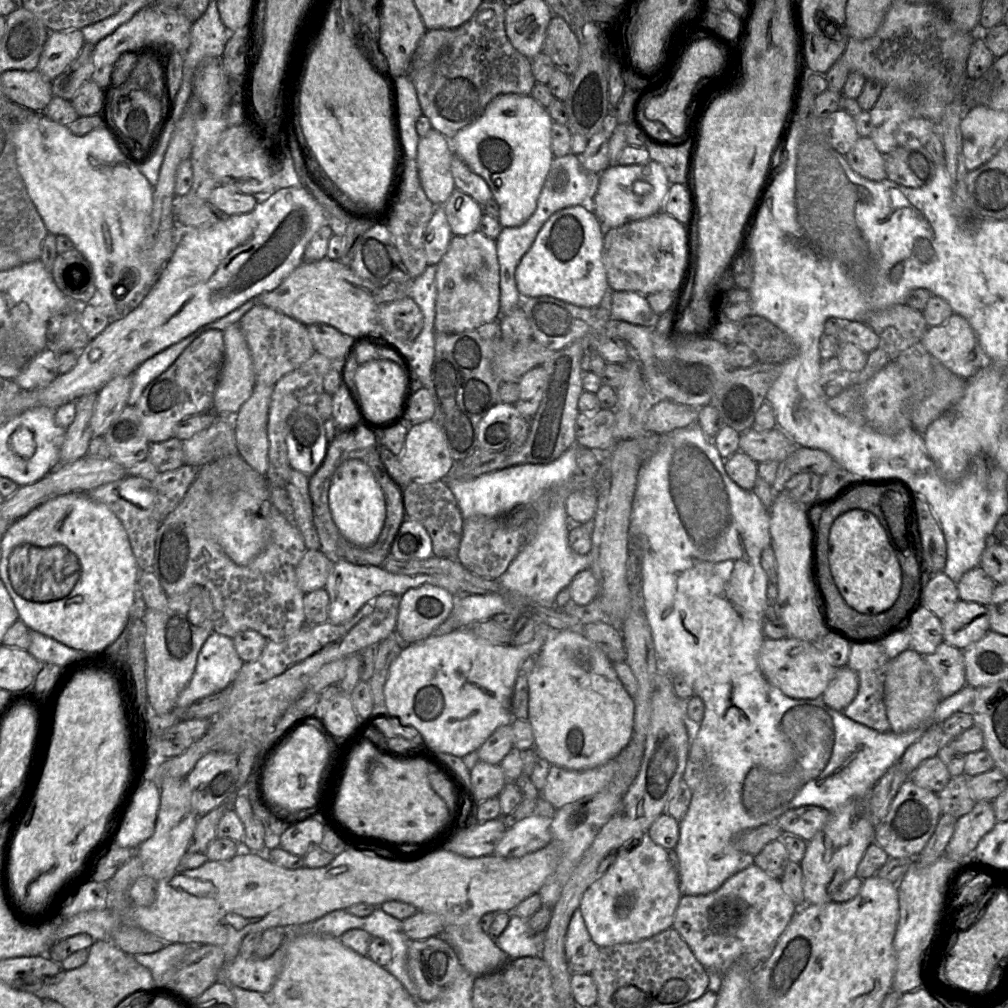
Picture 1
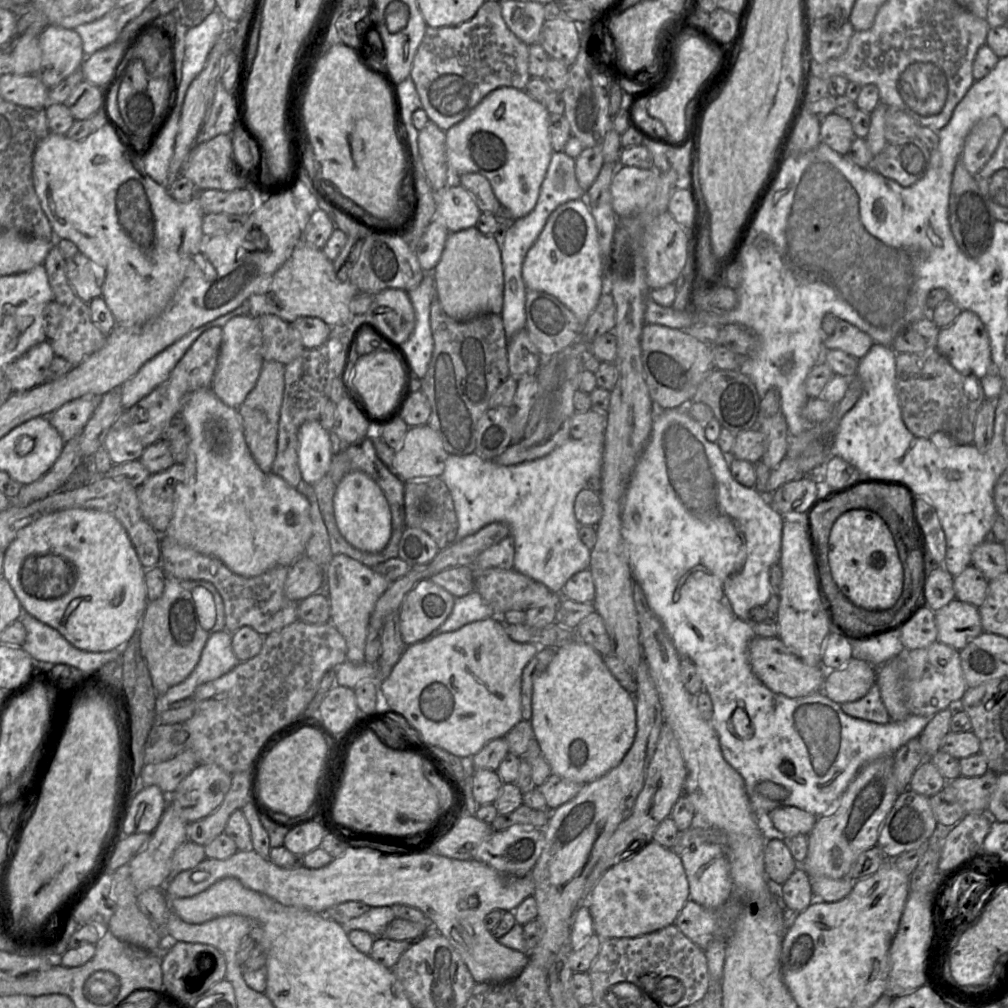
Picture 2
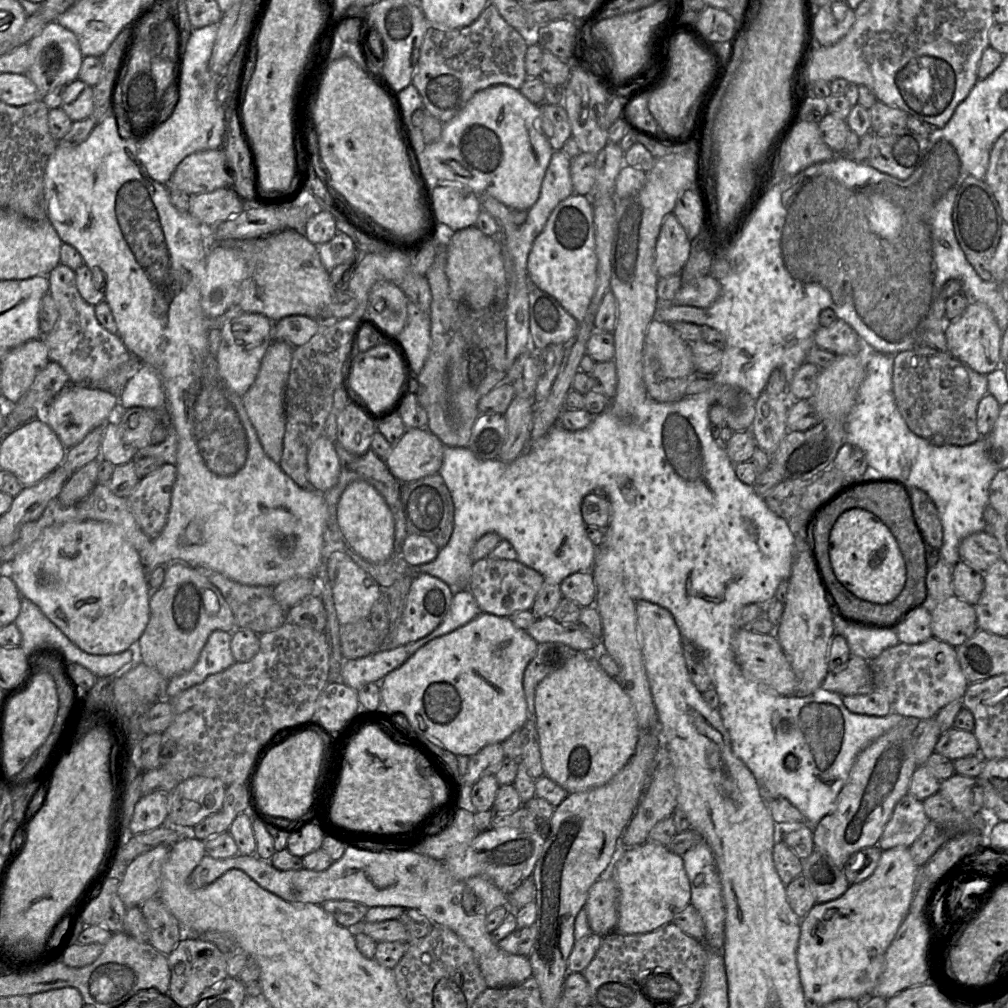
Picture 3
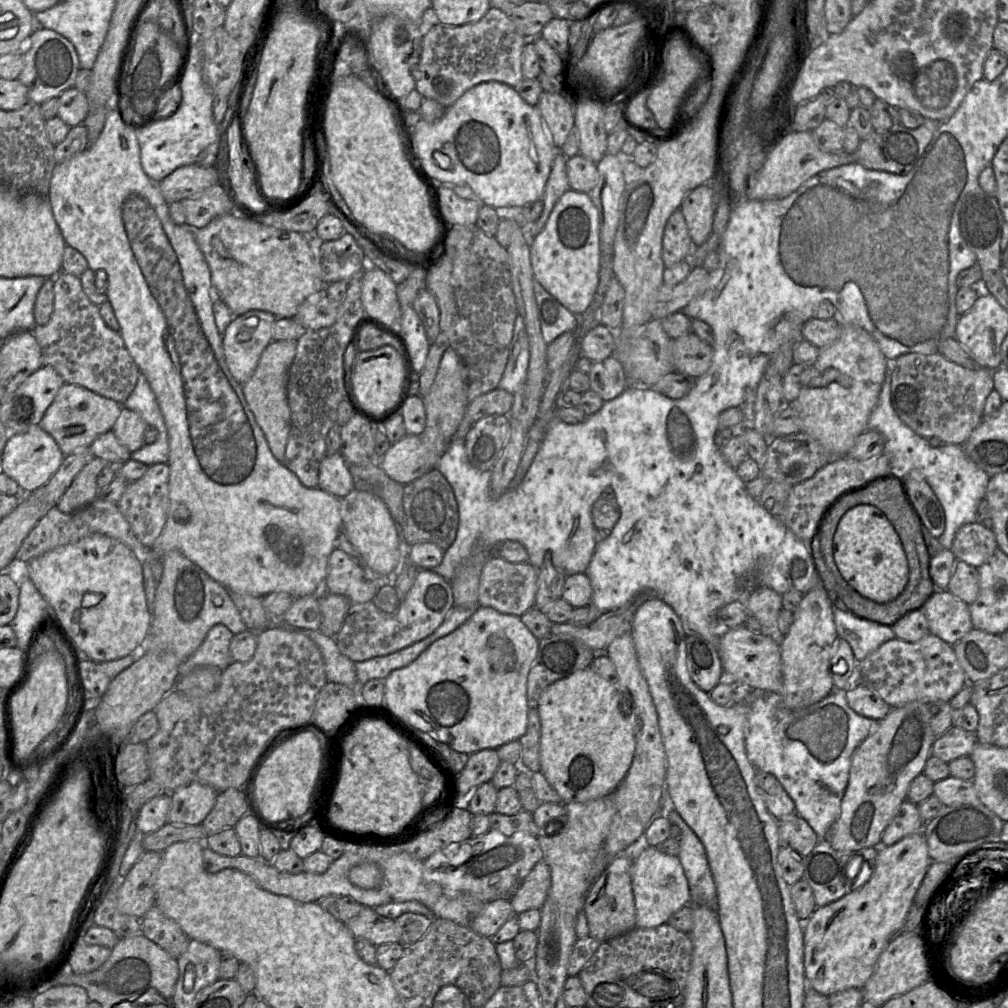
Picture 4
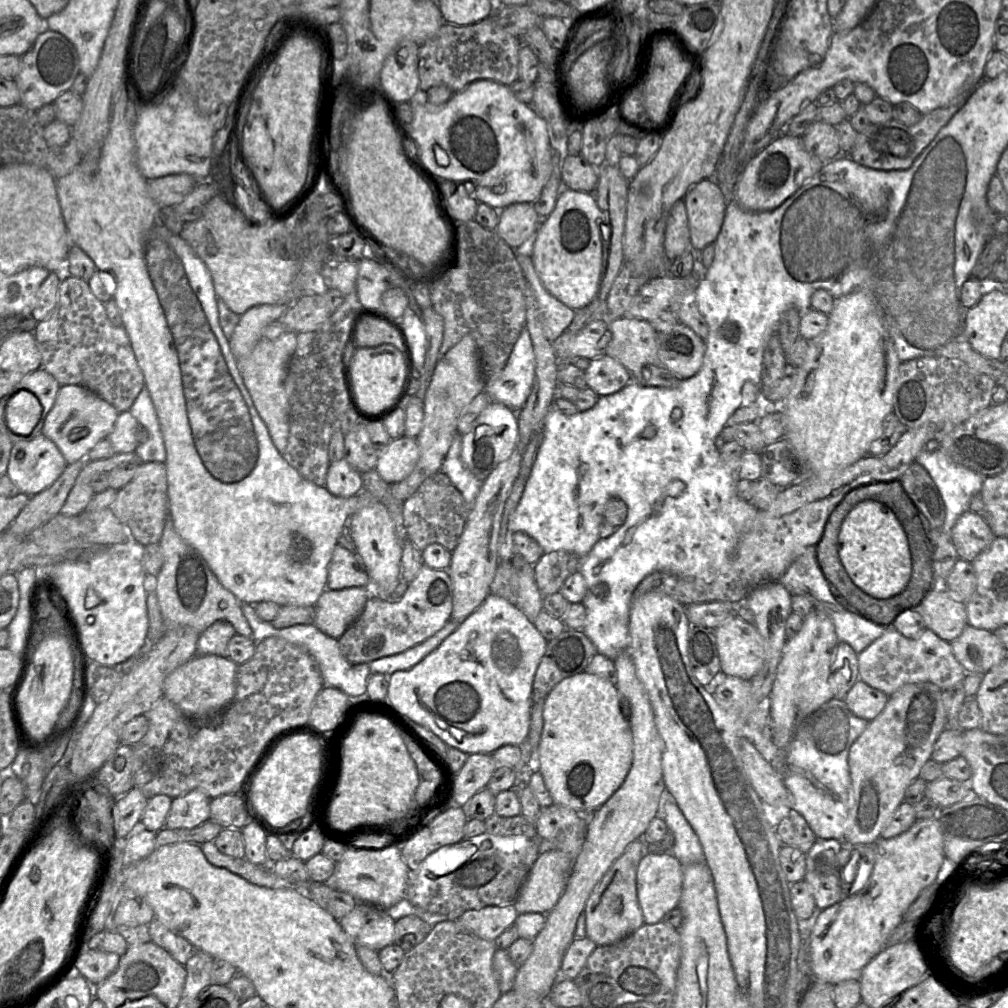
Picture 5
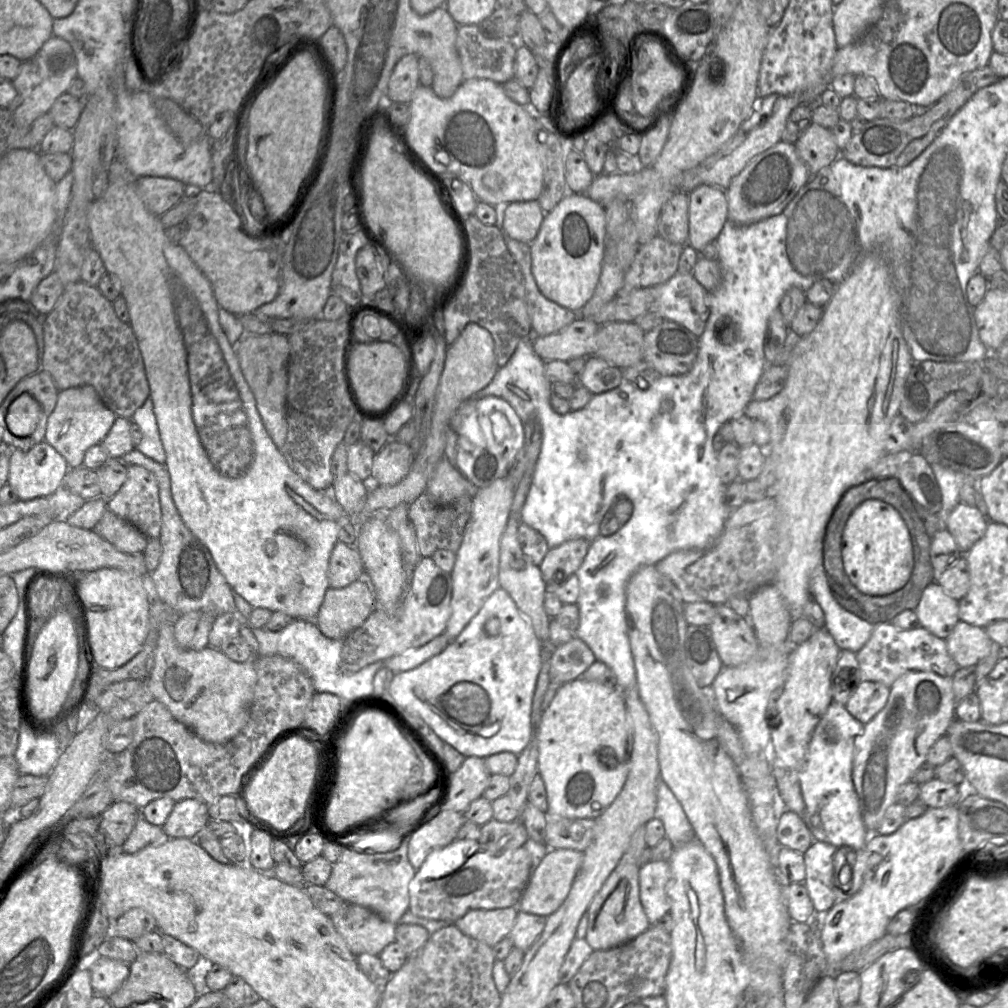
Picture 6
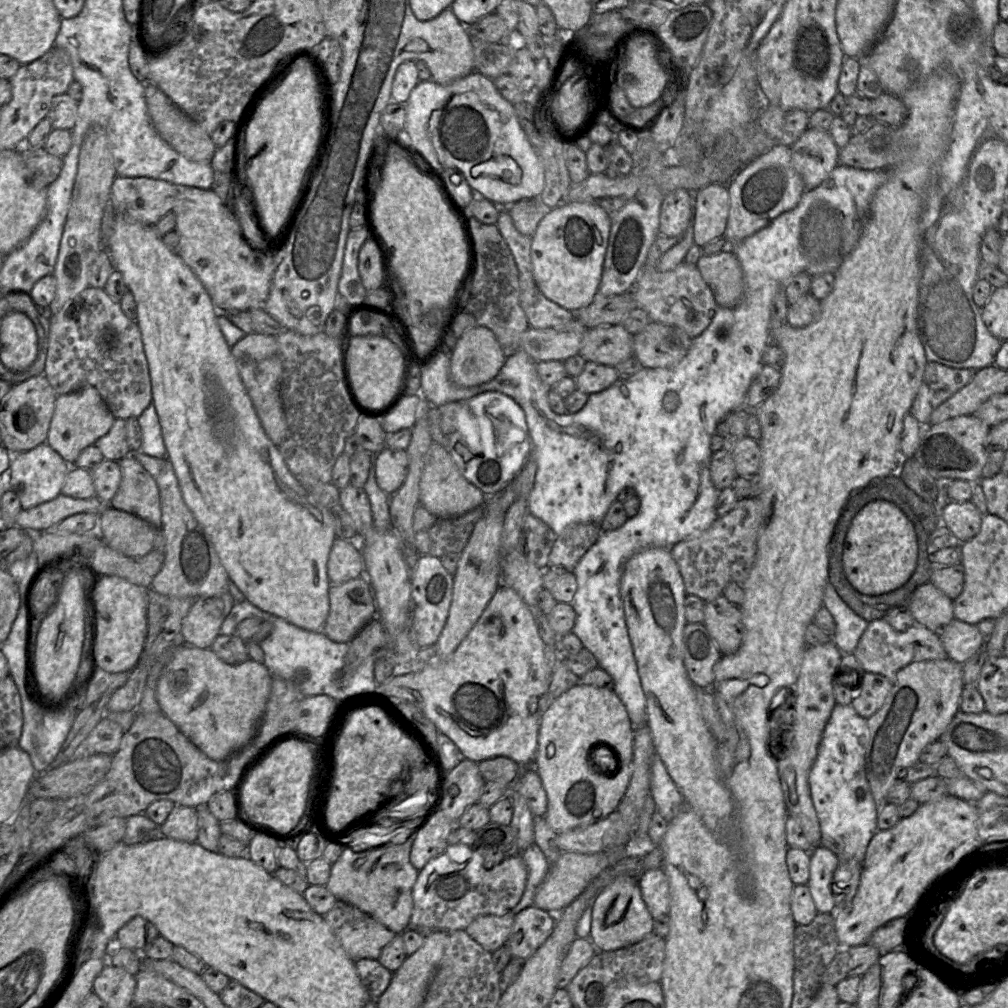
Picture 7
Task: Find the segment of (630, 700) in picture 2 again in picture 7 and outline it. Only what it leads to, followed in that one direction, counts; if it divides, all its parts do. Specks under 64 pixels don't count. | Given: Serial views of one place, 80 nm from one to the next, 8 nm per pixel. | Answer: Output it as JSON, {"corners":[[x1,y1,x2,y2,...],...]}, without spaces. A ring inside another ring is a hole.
{"corners":[[578,682,550,705,541,719,534,767,548,798,544,817,554,831,563,832,593,824,617,809,632,774,633,740,633,725,624,704,613,689],[601,749,609,751,614,762,614,771,608,776,597,773,591,766,592,762,595,763,594,754]]}

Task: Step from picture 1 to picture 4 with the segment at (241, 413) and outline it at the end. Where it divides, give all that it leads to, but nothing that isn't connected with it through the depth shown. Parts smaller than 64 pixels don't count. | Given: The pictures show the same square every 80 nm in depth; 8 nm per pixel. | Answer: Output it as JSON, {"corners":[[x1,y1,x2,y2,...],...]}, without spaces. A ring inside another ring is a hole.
{"corners":[[273,340,263,351,252,377,242,385,245,399,266,437,272,454,282,463,290,431,288,372,296,354,296,346,295,340]]}

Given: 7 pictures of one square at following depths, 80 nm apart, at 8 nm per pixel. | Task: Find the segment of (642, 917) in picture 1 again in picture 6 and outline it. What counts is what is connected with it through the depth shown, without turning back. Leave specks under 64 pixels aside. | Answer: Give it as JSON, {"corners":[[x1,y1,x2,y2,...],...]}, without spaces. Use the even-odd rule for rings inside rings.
{"corners":[[649,861,639,870,639,894,644,912,651,925,655,924,667,912,670,913,671,903,667,894,667,883,671,878,669,861]]}

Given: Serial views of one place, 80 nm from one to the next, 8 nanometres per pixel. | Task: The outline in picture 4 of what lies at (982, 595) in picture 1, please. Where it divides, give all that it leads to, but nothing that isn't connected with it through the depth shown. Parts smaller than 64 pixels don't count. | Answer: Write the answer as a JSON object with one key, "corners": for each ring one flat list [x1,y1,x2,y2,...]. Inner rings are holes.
{"corners":[[956,561,947,590,970,605,978,597,979,588,980,578,978,568,964,561]]}

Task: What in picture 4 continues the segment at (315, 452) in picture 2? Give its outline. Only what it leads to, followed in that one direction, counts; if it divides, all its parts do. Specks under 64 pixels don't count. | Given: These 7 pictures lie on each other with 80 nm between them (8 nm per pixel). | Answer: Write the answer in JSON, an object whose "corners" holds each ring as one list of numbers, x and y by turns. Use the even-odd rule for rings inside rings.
{"corners":[[341,453,327,454,323,458,319,467,318,487,337,498,347,496,355,489,348,463]]}

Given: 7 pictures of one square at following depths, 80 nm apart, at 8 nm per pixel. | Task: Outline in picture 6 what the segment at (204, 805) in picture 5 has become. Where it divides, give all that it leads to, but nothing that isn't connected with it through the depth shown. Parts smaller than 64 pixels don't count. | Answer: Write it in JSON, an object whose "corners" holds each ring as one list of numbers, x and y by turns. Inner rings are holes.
{"corners":[[183,799,175,803,162,829,169,838,195,839,208,821,206,803,197,799]]}

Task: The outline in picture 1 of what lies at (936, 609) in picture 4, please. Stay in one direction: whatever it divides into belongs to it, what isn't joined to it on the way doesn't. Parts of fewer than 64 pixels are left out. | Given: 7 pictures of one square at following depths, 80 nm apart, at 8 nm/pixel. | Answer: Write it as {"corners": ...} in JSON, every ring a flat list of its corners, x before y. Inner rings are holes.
{"corners":[[959,600,941,619,944,642,964,650,990,631,989,612,986,605]]}

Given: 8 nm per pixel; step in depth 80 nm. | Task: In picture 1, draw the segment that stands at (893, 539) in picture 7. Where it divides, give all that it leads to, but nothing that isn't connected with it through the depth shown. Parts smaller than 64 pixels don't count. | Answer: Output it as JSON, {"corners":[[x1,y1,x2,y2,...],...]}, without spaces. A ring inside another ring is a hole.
{"corners":[[852,509,839,516,830,529,829,563,835,583,847,604,866,615,891,608,902,589,902,571,886,531,871,512]]}

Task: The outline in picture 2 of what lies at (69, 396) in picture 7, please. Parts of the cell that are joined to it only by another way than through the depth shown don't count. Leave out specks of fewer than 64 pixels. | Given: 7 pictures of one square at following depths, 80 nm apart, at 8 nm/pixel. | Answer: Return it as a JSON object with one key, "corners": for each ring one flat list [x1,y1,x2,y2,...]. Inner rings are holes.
{"corners":[[84,396,69,401,48,416,65,442,79,436,94,413,100,397]]}

